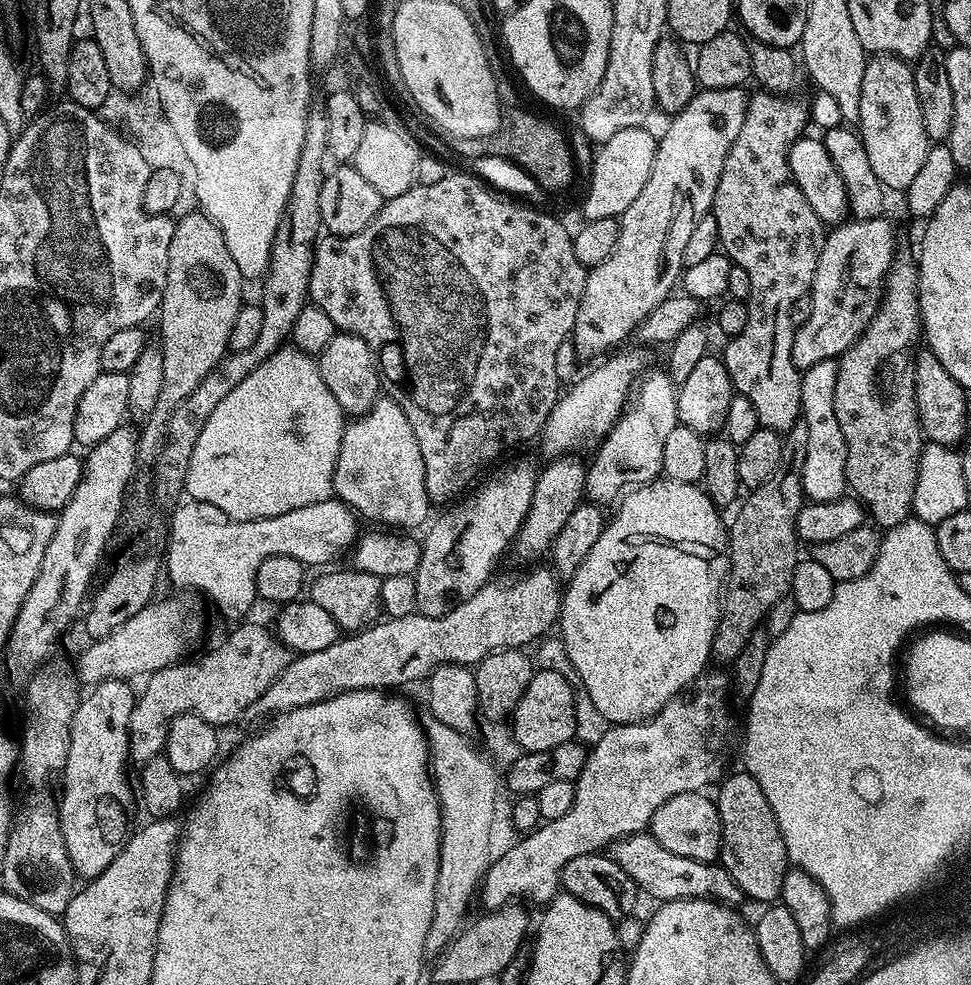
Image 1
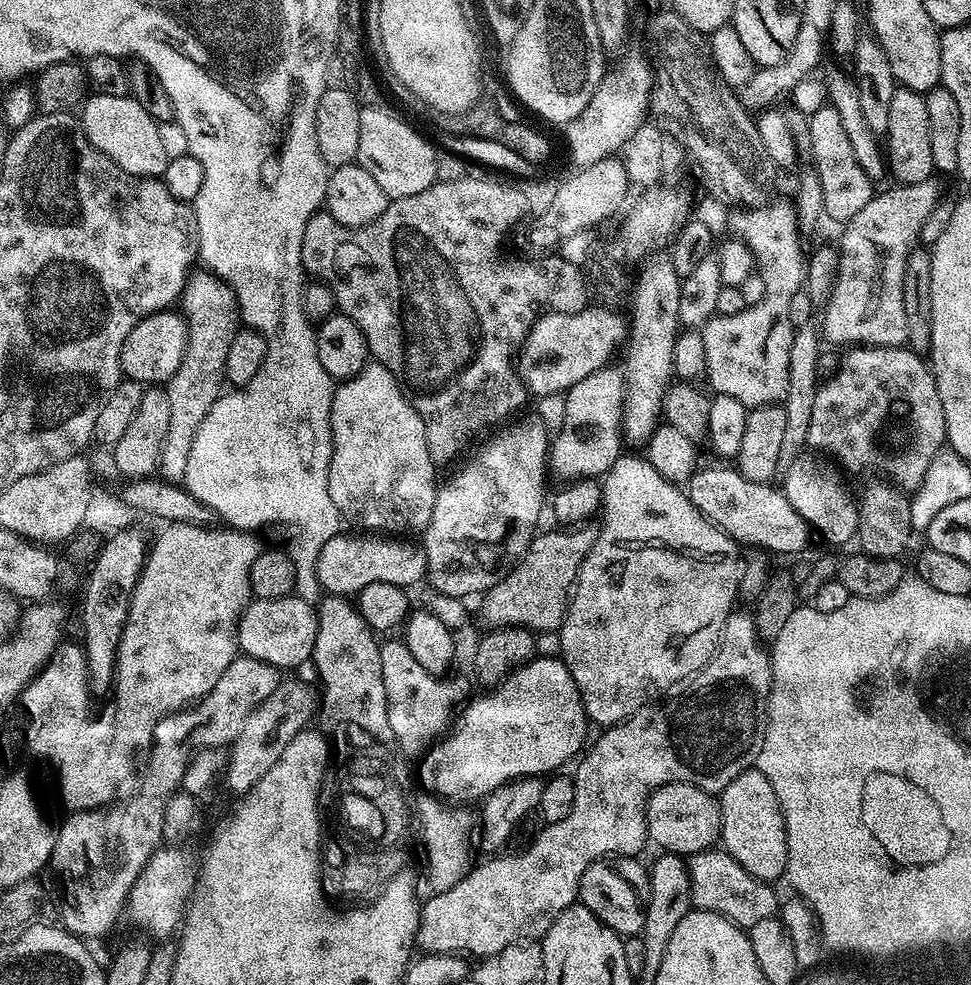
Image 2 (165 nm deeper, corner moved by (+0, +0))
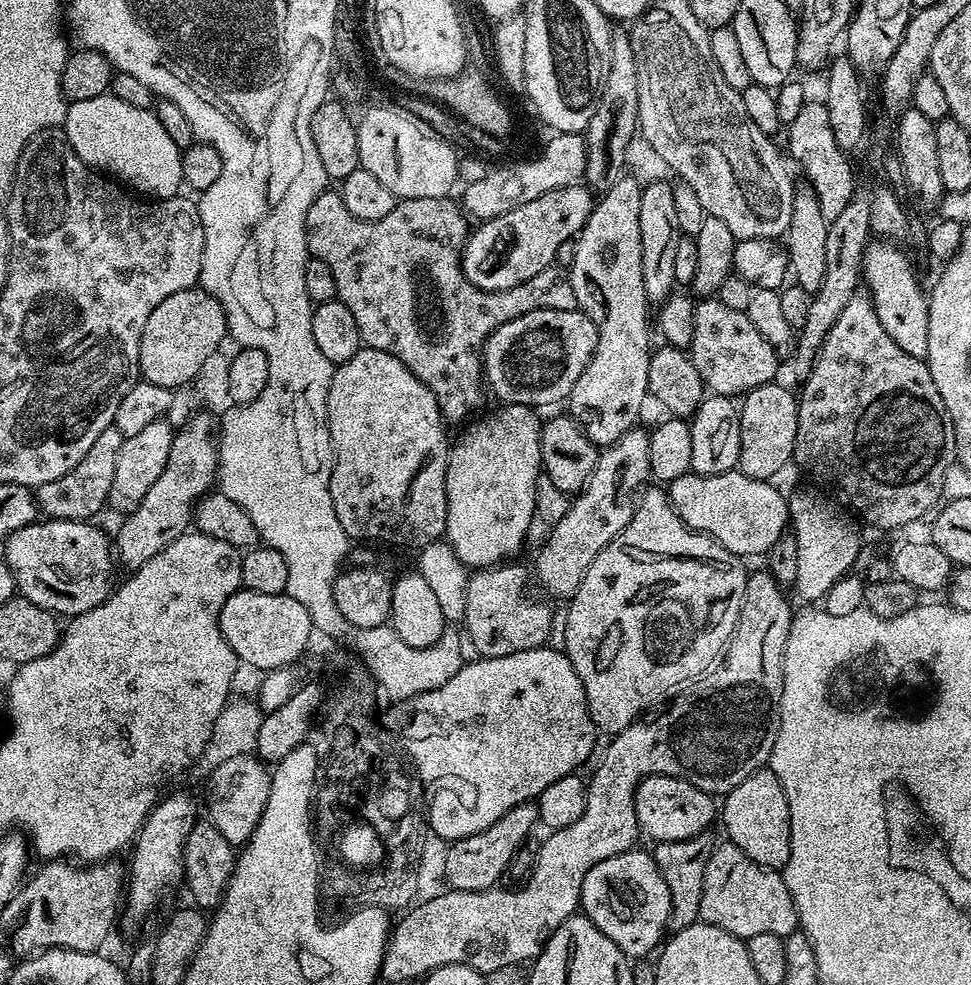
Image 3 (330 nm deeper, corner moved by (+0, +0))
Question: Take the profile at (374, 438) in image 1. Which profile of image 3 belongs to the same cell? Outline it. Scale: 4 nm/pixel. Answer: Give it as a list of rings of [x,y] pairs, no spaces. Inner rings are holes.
[[[361,347],[354,358],[339,365],[333,371],[332,381],[328,387],[328,433],[332,439],[332,477],[330,478],[330,498],[334,502],[334,514],[338,514],[338,522],[342,522],[342,530],[353,541],[373,540],[376,544],[393,544],[396,548],[415,548],[421,550],[439,541],[444,536],[448,499],[446,498],[446,466],[448,465],[448,450],[450,439],[444,433],[446,421],[440,412],[434,394],[412,371],[398,358],[377,348]]]

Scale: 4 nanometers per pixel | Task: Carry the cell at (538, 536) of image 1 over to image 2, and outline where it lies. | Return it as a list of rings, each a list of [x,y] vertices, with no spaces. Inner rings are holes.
[[[612,366],[600,368],[594,374],[582,378],[575,386],[563,393],[564,425],[560,433],[555,433],[550,444],[550,472],[561,476],[564,482],[591,480],[603,477],[604,473],[614,466],[614,462],[622,455],[622,425],[624,422],[624,378]]]

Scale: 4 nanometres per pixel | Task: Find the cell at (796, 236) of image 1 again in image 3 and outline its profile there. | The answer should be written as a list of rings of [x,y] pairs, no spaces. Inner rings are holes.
[[[704,298],[695,305],[693,322],[690,355],[709,393],[740,398],[744,393],[777,379],[777,349],[762,338],[747,312],[730,310],[715,298]]]

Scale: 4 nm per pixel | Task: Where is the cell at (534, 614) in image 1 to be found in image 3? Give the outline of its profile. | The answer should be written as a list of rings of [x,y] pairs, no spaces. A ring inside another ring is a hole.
[[[633,426],[597,455],[588,485],[573,499],[576,501],[561,514],[560,521],[545,538],[536,556],[535,583],[537,580],[552,596],[573,596],[590,562],[594,562],[600,551],[630,522],[638,503],[638,493],[649,483],[647,480],[650,480],[648,432]]]

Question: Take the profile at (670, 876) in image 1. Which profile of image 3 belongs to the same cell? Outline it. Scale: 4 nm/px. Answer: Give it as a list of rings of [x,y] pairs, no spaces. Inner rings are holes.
[[[717,843],[713,847],[710,862],[706,862],[706,878],[702,882],[700,920],[705,924],[718,926],[722,930],[741,938],[747,938],[754,934],[778,934],[785,937],[797,931],[796,907],[783,875],[775,868],[764,868],[758,862],[746,858],[746,854],[742,854],[742,850],[738,850],[736,844],[723,843]]]

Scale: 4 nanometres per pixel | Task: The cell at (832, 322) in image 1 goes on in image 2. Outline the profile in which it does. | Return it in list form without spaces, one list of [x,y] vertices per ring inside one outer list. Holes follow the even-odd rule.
[[[929,178],[918,182],[917,184],[902,184],[899,186],[891,186],[884,193],[873,195],[870,202],[866,202],[863,210],[858,210],[858,214],[854,214],[852,220],[847,221],[843,225],[844,233],[840,236],[840,244],[838,243],[838,251],[840,254],[840,265],[836,267],[836,277],[831,285],[831,291],[828,293],[828,299],[823,305],[824,311],[824,332],[822,328],[822,336],[825,341],[828,340],[832,344],[848,344],[844,346],[875,346],[878,348],[899,348],[907,345],[908,335],[906,334],[906,310],[902,306],[902,274],[906,270],[906,258],[913,248],[917,247],[918,237],[924,219],[935,210],[938,203],[938,195],[936,196],[935,179]]]

